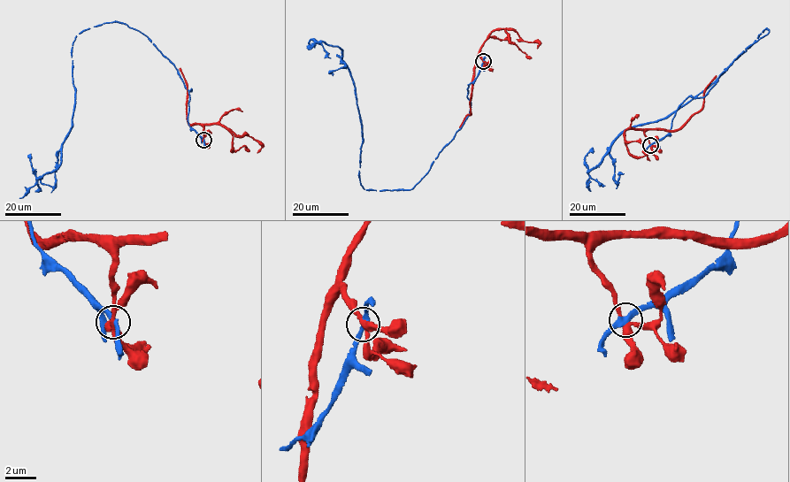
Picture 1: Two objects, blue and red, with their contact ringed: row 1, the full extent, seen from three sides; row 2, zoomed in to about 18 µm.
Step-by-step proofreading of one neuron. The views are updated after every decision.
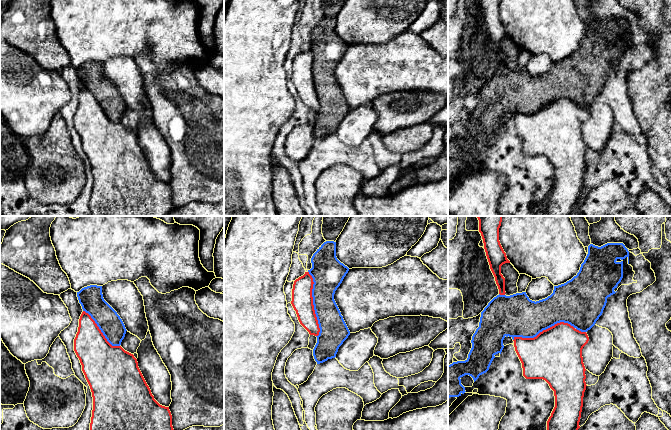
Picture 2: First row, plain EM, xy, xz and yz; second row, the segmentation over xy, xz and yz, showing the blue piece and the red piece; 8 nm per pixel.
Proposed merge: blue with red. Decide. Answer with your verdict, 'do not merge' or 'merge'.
do not merge

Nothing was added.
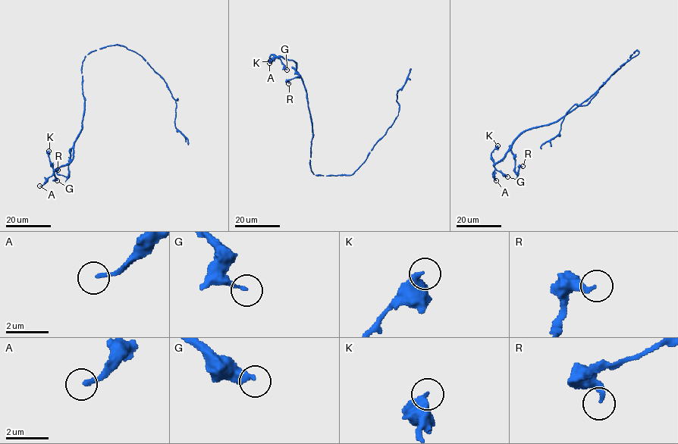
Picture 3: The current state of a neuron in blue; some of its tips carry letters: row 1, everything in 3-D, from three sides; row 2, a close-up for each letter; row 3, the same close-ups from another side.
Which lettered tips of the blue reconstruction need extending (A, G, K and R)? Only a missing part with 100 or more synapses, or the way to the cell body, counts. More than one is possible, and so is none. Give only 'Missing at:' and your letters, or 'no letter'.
Missing at: no letter

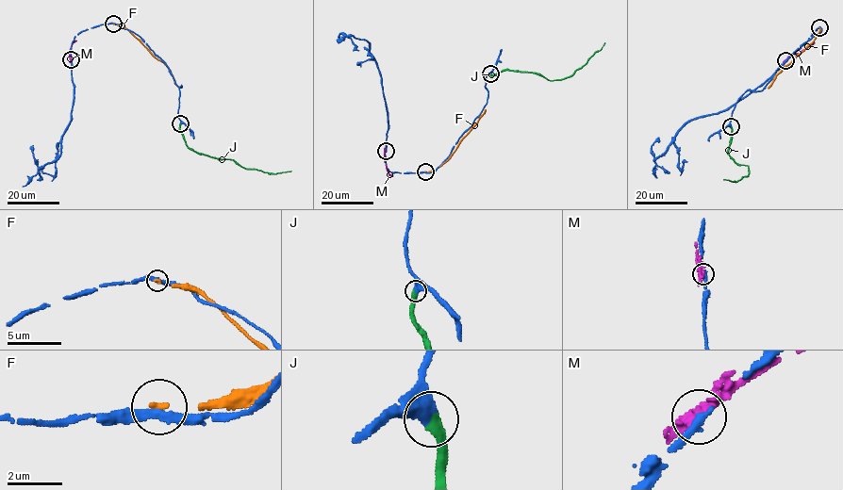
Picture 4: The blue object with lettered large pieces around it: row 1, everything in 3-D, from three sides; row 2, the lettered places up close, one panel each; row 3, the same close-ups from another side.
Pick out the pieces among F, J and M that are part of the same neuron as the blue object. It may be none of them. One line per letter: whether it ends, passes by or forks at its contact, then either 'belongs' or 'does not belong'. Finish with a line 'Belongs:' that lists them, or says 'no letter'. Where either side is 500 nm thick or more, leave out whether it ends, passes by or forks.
F: it ends | does not belong
J: belongs
M: it passes by | does not belong
Belongs: J

